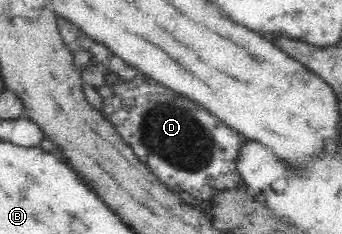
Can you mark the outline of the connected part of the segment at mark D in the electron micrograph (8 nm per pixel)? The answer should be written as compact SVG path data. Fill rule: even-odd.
M58 17L57 26L63 44L73 54L77 50L90 52L92 65L80 72L82 80L91 85L103 99L102 114L115 126L115 132L131 147L134 155L159 178L159 180L173 192L189 192L191 196L201 201L211 198L215 191L226 191L227 189L243 184L241 175L237 172L236 162L239 156L239 148L245 144L247 139L241 133L227 126L213 114L209 114L201 104L187 100L185 96L179 96L177 92L154 82L147 78L135 67L114 55L109 47L89 38L81 32L81 29L74 26L66 18ZM107 73L118 74L118 82L112 87L105 83L104 75Z

